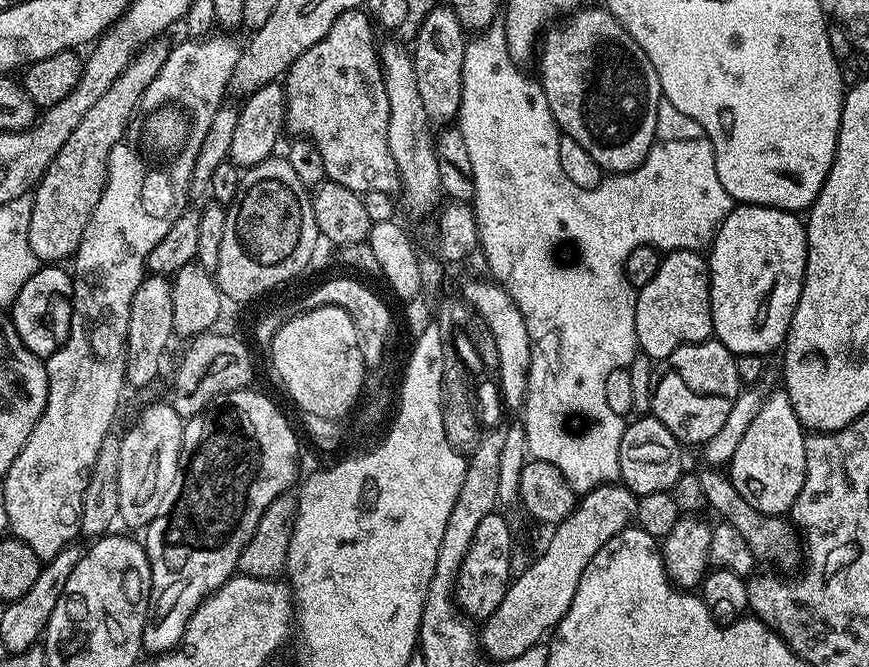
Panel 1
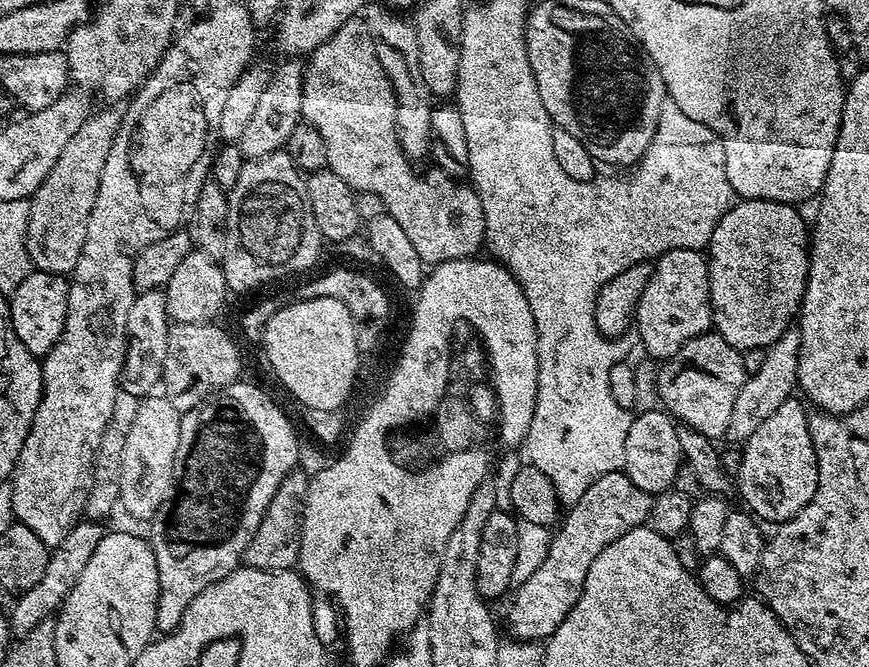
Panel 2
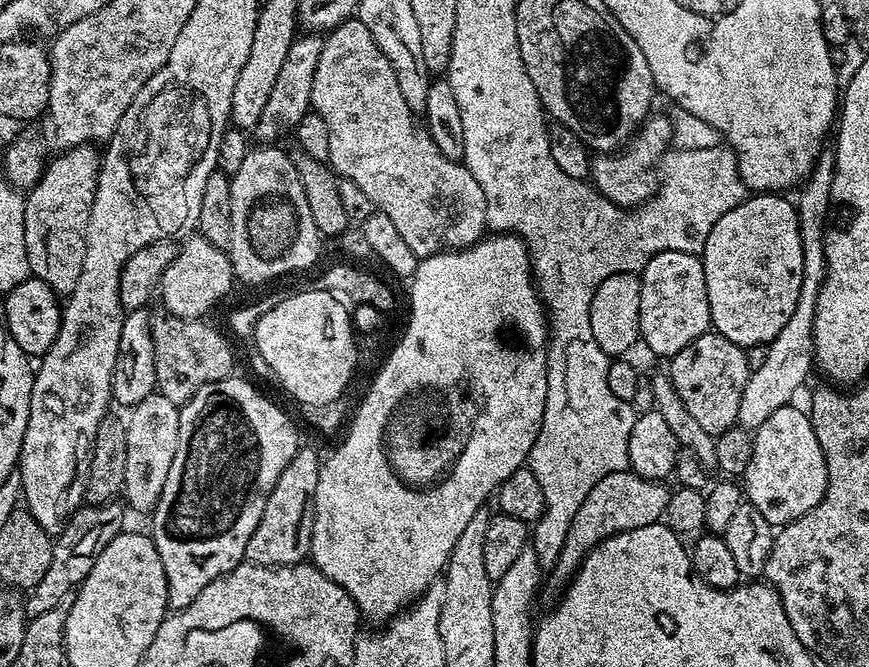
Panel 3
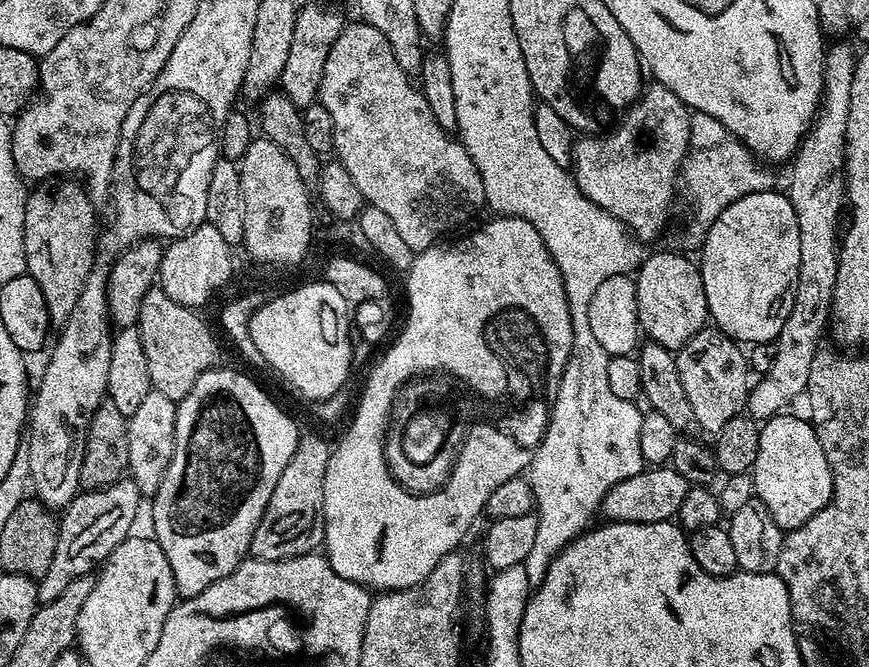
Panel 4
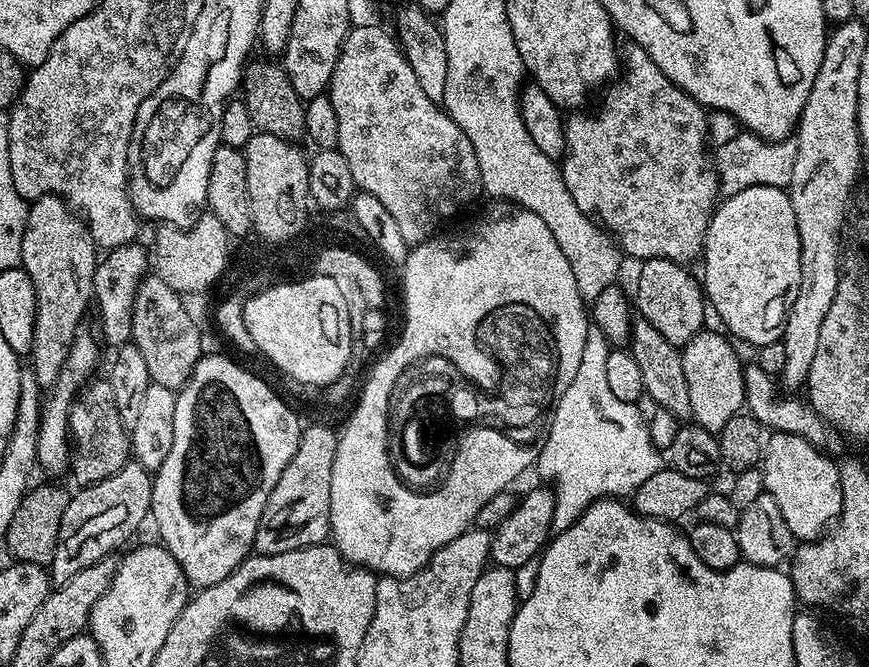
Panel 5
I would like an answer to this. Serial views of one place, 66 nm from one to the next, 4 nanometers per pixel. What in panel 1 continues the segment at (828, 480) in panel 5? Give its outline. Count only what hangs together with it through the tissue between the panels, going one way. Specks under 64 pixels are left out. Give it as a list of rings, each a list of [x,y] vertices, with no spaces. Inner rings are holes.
[[[777,390],[773,396],[769,395],[754,422],[750,422],[738,450],[734,450],[732,463],[726,468],[734,490],[738,490],[738,494],[742,494],[754,510],[767,516],[791,513],[806,478],[805,435],[806,429],[800,423],[798,414],[794,414],[794,406],[787,392]]]

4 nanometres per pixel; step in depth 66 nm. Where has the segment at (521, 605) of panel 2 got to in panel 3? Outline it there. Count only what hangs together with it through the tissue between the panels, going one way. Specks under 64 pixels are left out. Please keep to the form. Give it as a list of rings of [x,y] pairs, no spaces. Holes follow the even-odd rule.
[[[631,470],[606,474],[606,478],[594,482],[586,500],[574,515],[569,533],[566,534],[566,542],[562,542],[562,550],[550,576],[556,580],[564,580],[563,582],[571,581],[580,569],[580,563],[590,554],[590,550],[594,550],[606,538],[622,534],[626,530],[638,530],[642,526],[661,523],[672,497],[668,486],[667,483],[658,480],[642,478]]]

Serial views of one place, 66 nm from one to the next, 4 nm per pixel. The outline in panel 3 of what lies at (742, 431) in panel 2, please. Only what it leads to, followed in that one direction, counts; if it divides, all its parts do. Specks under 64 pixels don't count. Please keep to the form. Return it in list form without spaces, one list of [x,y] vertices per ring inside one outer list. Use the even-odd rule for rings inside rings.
[[[821,151],[816,160],[816,165],[812,167],[812,173],[807,180],[799,185],[798,193],[800,197],[795,197],[794,203],[796,213],[800,219],[800,237],[802,238],[802,290],[798,294],[798,306],[794,306],[794,314],[790,314],[790,319],[786,321],[786,326],[778,330],[778,334],[770,343],[768,343],[768,353],[766,362],[762,366],[751,369],[746,390],[742,390],[742,402],[738,402],[738,424],[739,427],[755,430],[774,414],[774,410],[782,410],[793,403],[796,391],[804,384],[804,379],[808,376],[808,371],[813,371],[814,357],[812,355],[812,331],[814,330],[814,316],[816,303],[818,302],[819,290],[824,282],[824,267],[826,266],[826,254],[824,253],[824,237],[826,227],[824,223],[828,220],[828,204],[833,203],[832,183],[836,173],[836,157],[831,151]]]

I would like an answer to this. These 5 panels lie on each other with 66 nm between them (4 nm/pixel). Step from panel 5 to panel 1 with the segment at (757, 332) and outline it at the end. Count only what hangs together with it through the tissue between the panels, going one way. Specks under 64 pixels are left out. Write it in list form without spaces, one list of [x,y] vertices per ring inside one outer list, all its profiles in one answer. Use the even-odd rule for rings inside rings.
[[[757,204],[733,207],[732,213],[725,218],[718,234],[713,238],[706,256],[715,339],[722,341],[736,356],[758,354],[767,357],[768,352],[775,348],[777,351],[788,338],[788,327],[800,301],[807,257],[806,224],[797,213]]]

